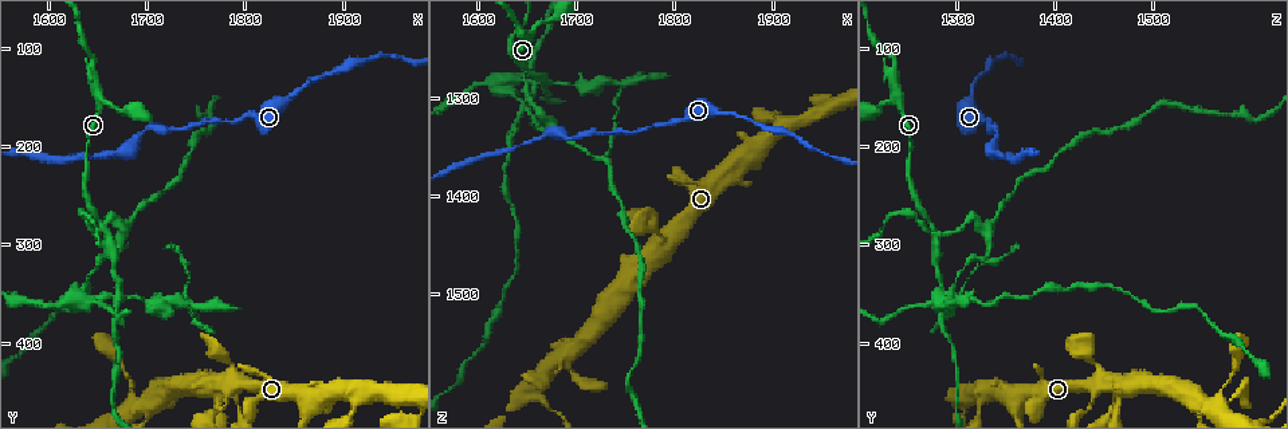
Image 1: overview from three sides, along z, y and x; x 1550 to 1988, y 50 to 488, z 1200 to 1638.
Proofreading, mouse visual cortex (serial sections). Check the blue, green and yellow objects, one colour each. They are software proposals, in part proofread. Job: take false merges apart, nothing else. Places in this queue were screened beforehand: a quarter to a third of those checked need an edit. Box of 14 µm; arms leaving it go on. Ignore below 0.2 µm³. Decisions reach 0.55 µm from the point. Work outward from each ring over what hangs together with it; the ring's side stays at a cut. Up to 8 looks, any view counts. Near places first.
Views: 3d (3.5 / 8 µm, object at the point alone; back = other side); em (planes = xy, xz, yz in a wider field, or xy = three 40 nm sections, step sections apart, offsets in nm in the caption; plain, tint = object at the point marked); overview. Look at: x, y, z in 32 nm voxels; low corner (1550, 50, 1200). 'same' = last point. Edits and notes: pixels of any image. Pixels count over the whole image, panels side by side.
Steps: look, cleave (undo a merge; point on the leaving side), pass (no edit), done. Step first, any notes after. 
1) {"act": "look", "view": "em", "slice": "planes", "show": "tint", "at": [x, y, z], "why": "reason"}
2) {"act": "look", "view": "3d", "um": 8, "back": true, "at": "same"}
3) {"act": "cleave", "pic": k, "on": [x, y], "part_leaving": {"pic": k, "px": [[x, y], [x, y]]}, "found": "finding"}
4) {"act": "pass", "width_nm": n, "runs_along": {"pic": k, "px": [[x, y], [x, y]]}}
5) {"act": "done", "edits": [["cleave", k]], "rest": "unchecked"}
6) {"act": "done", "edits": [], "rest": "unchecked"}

{"act": "look", "view": "em", "slice": "xy", "step": 2, "show": "tint", "at": [1655, 150, 1235], "why": "two arms in line, one across"}

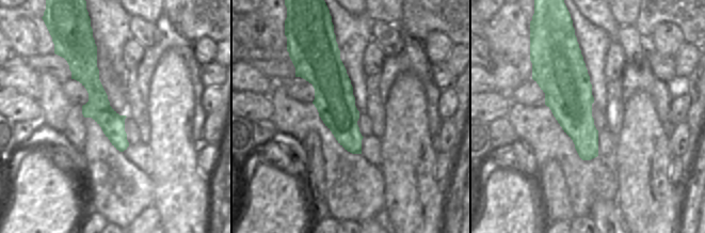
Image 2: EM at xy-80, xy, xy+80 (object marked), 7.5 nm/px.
{"act": "look", "view": "3d", "um": 3.5, "back": true, "at": "same"}

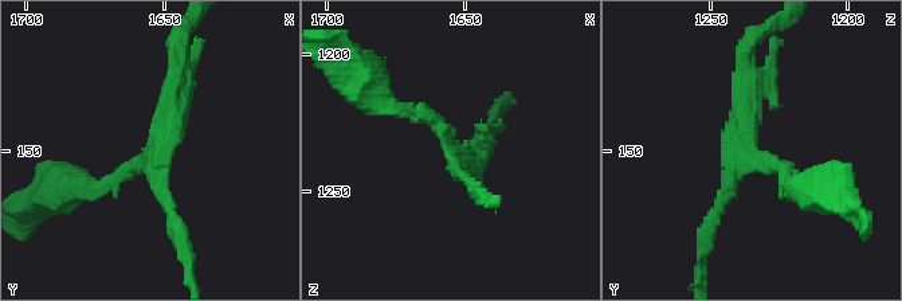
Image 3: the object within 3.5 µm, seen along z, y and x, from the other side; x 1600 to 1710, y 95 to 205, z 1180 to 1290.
{"act": "pass", "arms": 3, "arm_widths_nm": [150, 150, 300], "runs_along": {"pic": 2, "px": [[333, 49], [334, 101], [358, 151]]}, "found": "all the same cell"}

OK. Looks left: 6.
{"act": "look", "view": "3d", "um": 3.5, "at": [1660, 355, 1285], "why": "abrupt turn"}

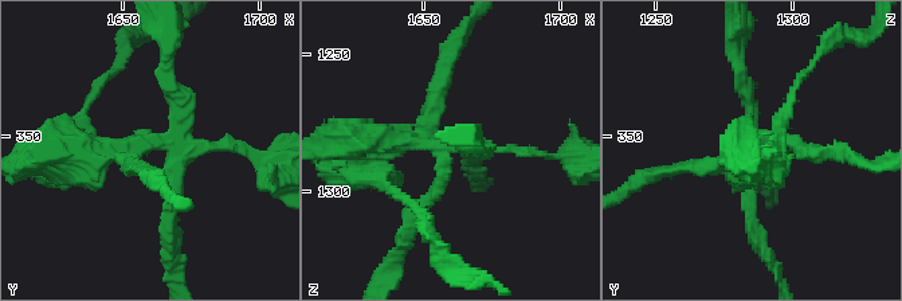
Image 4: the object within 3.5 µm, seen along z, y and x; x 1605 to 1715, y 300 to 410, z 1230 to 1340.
{"act": "cleave", "pic": 4, "on": [122, 147], "part_leaving": {"pic": 4, "px": [[167, 143], [73, 163], [59, 155]]}, "found": "a second cell is stuck on"}

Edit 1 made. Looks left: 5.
{"act": "look", "view": "3d", "um": 3.5, "at": [1785, 440, 1455], "why": "thin neck"}

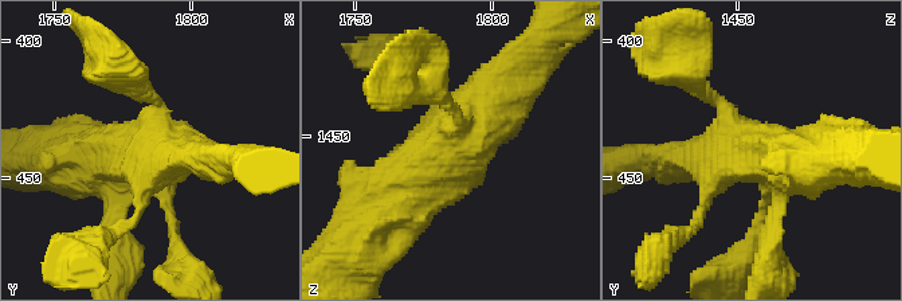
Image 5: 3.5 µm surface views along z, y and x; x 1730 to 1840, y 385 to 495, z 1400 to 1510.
{"act": "look", "view": "em", "slice": "xy", "step": 3, "show": "plain", "at": [1783, 439, 1454]}

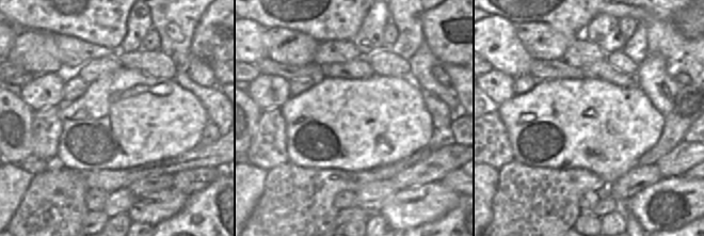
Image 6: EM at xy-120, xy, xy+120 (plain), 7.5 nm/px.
{"act": "look", "view": "em", "slice": "xy", "step": 3, "show": "tint", "at": "same", "why": "where the object lies"}

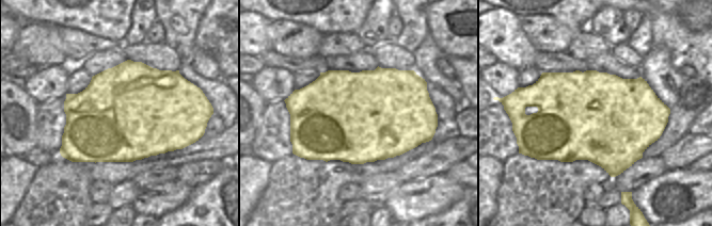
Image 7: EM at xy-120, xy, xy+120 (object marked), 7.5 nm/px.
{"act": "pass", "runs_along": {"pic": 5, "px": [[524, 62], [404, 194]]}, "found": "continuous, no second cell"}

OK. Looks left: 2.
{"act": "done", "edits": [["cleave", 4]], "rest": "unchecked"}

